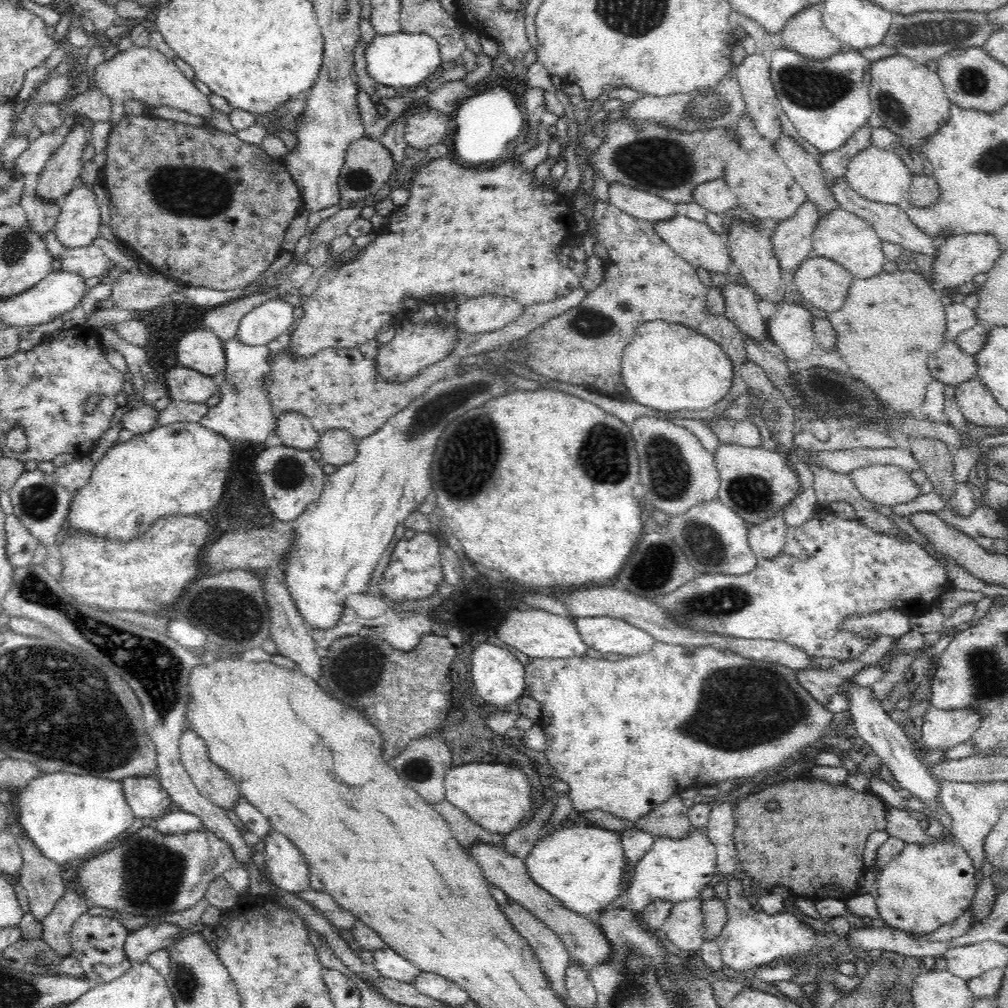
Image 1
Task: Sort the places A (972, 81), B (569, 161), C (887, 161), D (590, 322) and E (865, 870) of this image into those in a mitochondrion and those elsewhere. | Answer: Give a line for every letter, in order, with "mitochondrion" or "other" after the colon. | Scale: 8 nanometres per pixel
A: mitochondrion
B: other
C: other
D: mitochondrion
E: other

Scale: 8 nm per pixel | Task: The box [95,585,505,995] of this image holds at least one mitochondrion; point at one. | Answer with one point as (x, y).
(163, 869)

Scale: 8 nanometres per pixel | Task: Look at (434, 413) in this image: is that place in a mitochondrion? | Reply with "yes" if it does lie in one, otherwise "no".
yes

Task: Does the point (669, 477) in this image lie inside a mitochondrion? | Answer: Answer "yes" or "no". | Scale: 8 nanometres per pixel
yes

